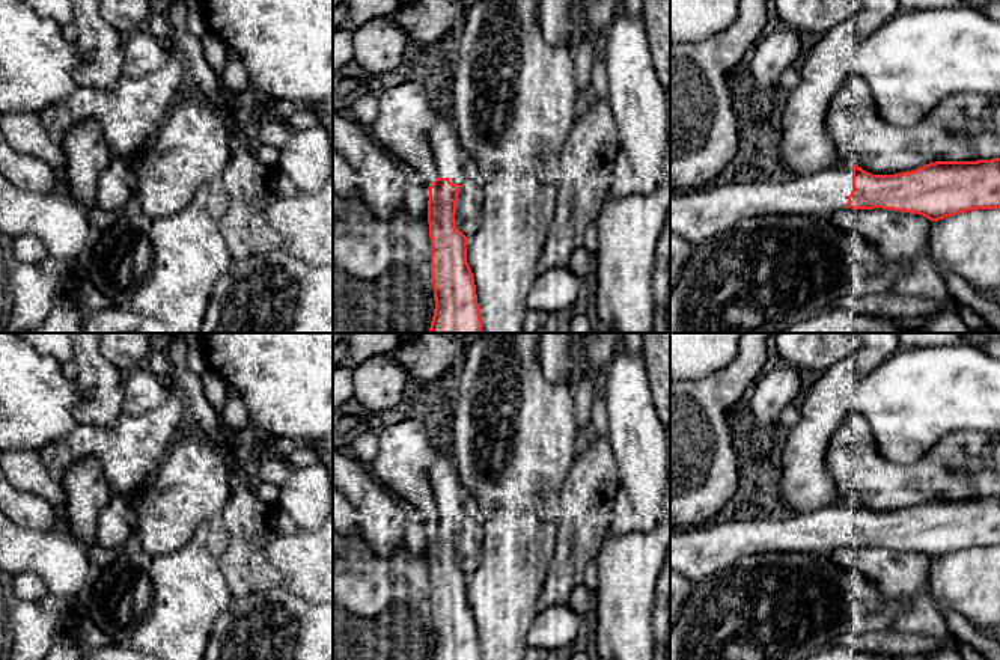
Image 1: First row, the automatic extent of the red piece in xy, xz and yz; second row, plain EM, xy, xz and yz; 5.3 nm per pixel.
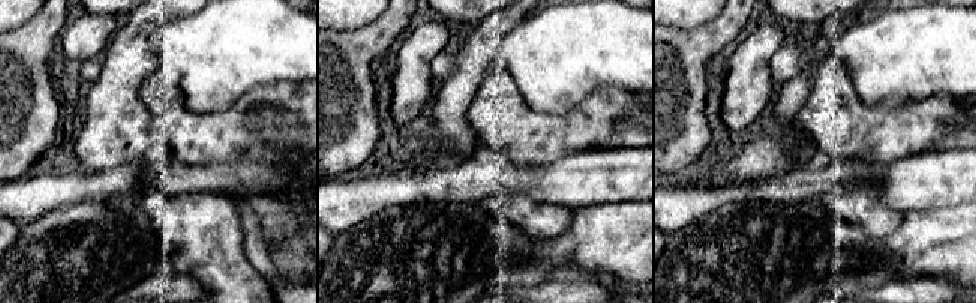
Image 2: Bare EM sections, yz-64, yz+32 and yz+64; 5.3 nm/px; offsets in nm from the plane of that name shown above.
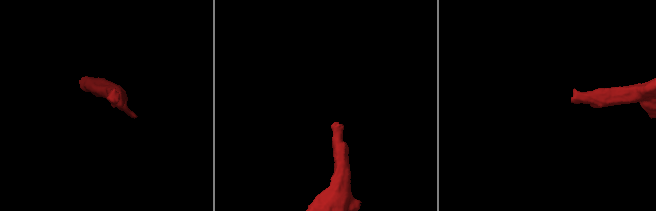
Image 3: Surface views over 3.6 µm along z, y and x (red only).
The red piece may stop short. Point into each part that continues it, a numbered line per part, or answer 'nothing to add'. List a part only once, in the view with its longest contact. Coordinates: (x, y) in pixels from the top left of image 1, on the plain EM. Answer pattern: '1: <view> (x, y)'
1: yz (699, 552)

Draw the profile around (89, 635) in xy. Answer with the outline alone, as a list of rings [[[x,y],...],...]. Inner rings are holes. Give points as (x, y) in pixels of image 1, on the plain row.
[[[87,616],[77,622],[77,637],[86,649],[111,645],[111,639],[101,631]]]

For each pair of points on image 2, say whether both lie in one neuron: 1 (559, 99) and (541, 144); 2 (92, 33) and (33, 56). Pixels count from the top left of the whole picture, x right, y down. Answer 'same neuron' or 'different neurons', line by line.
1: different neurons
2: different neurons

